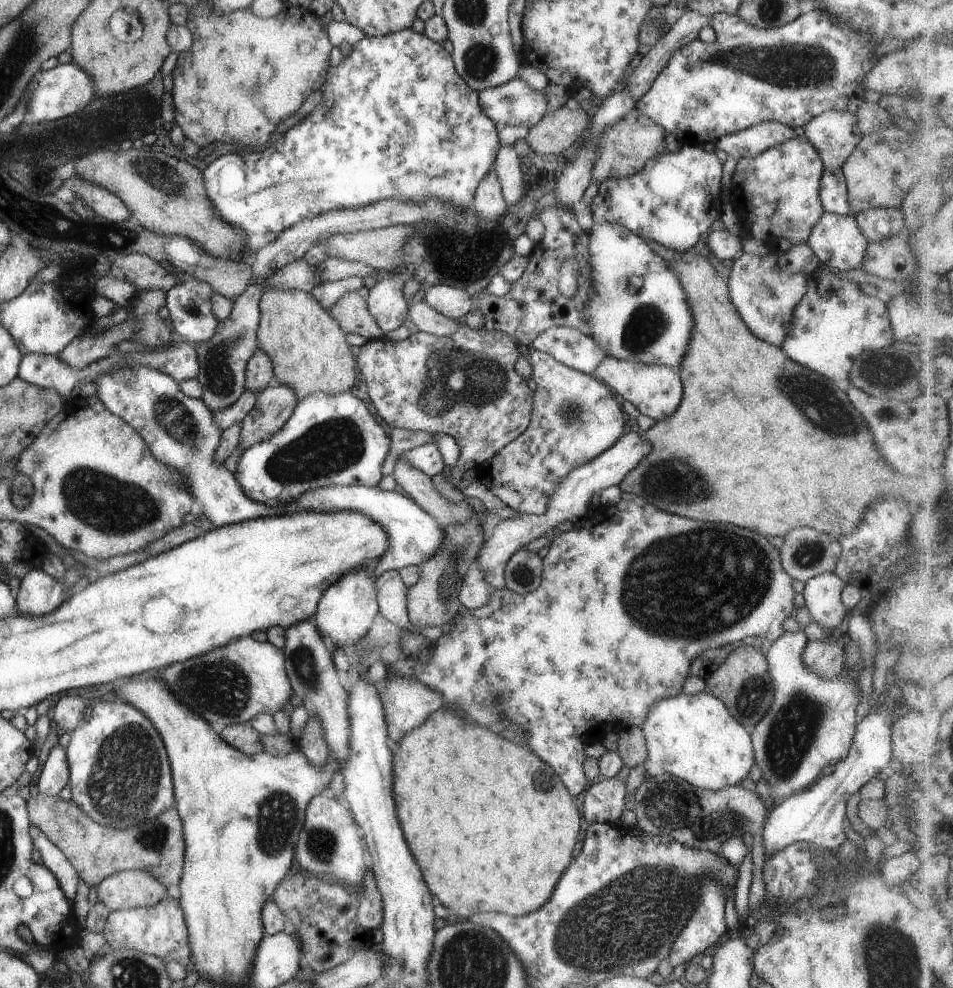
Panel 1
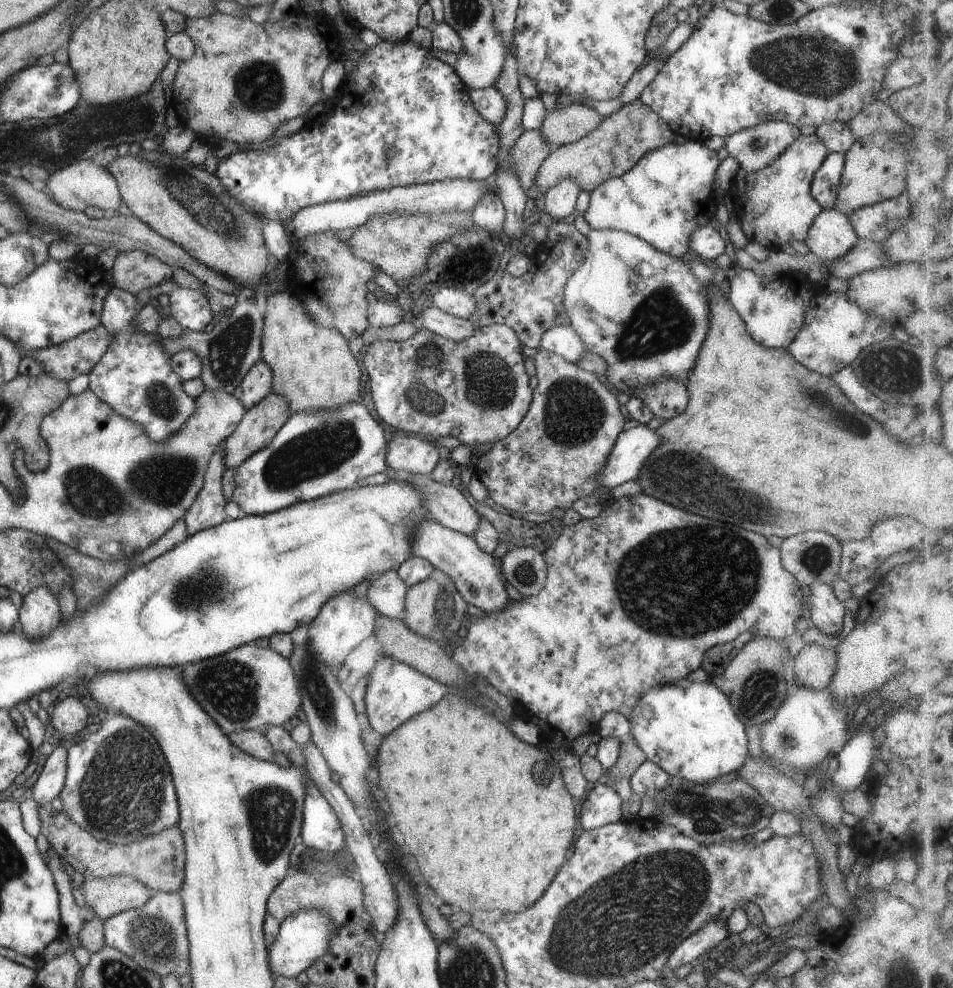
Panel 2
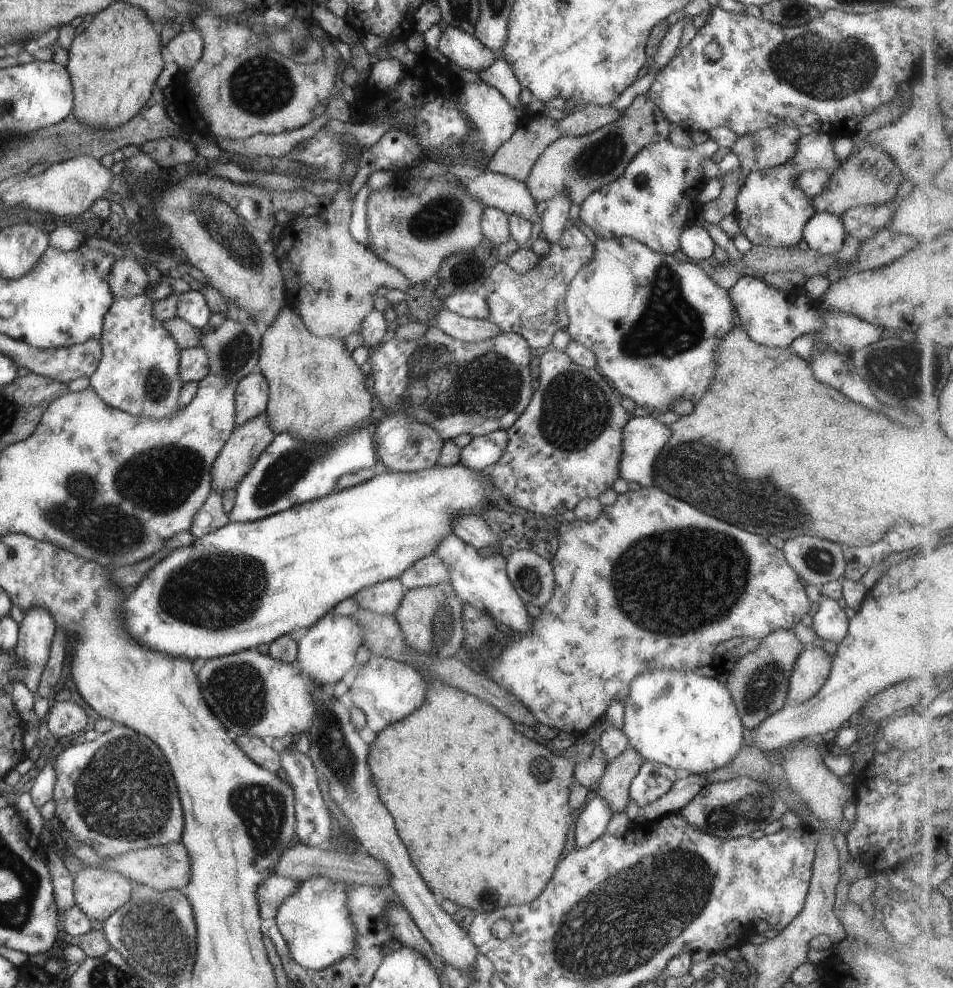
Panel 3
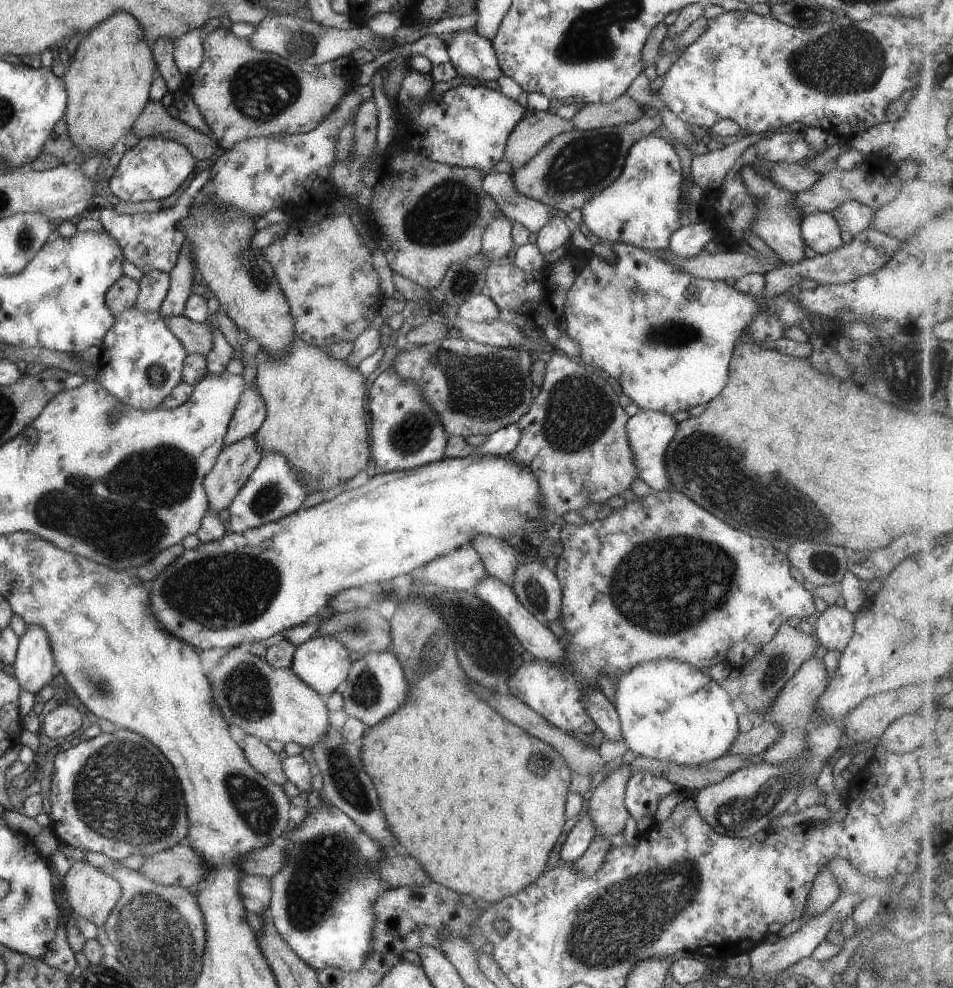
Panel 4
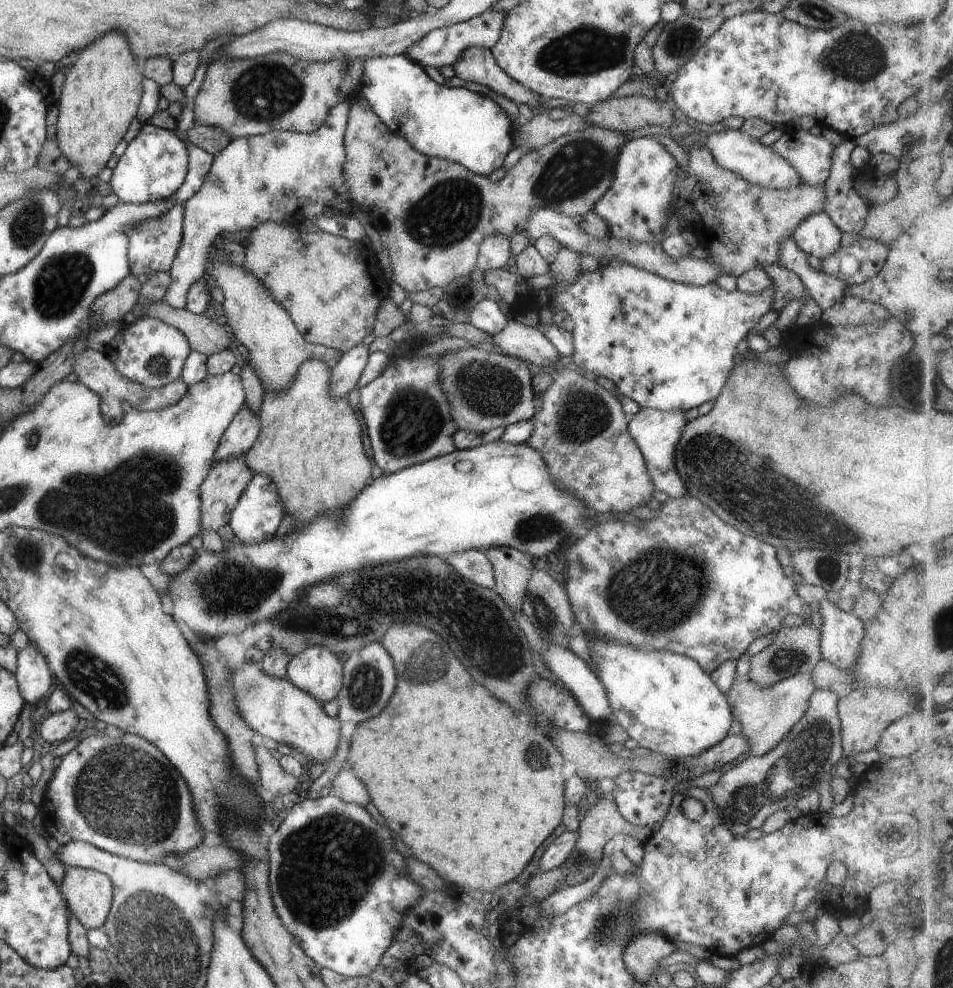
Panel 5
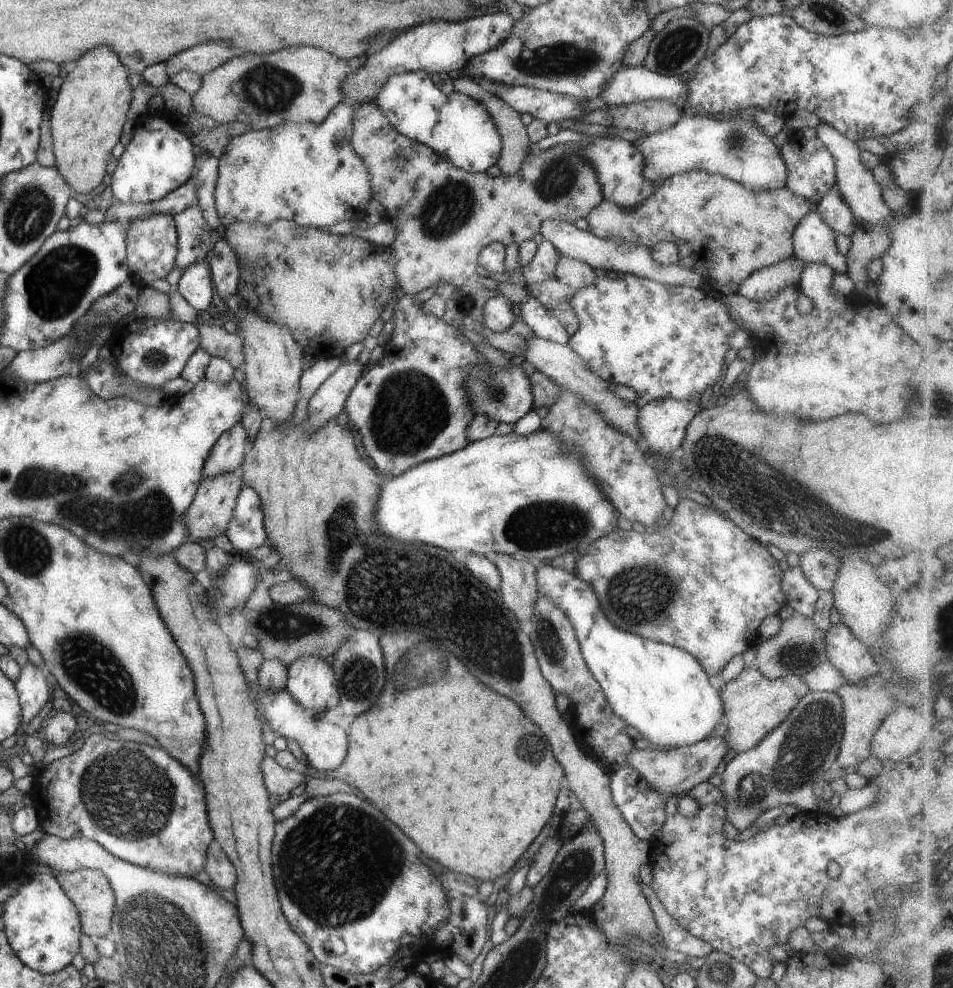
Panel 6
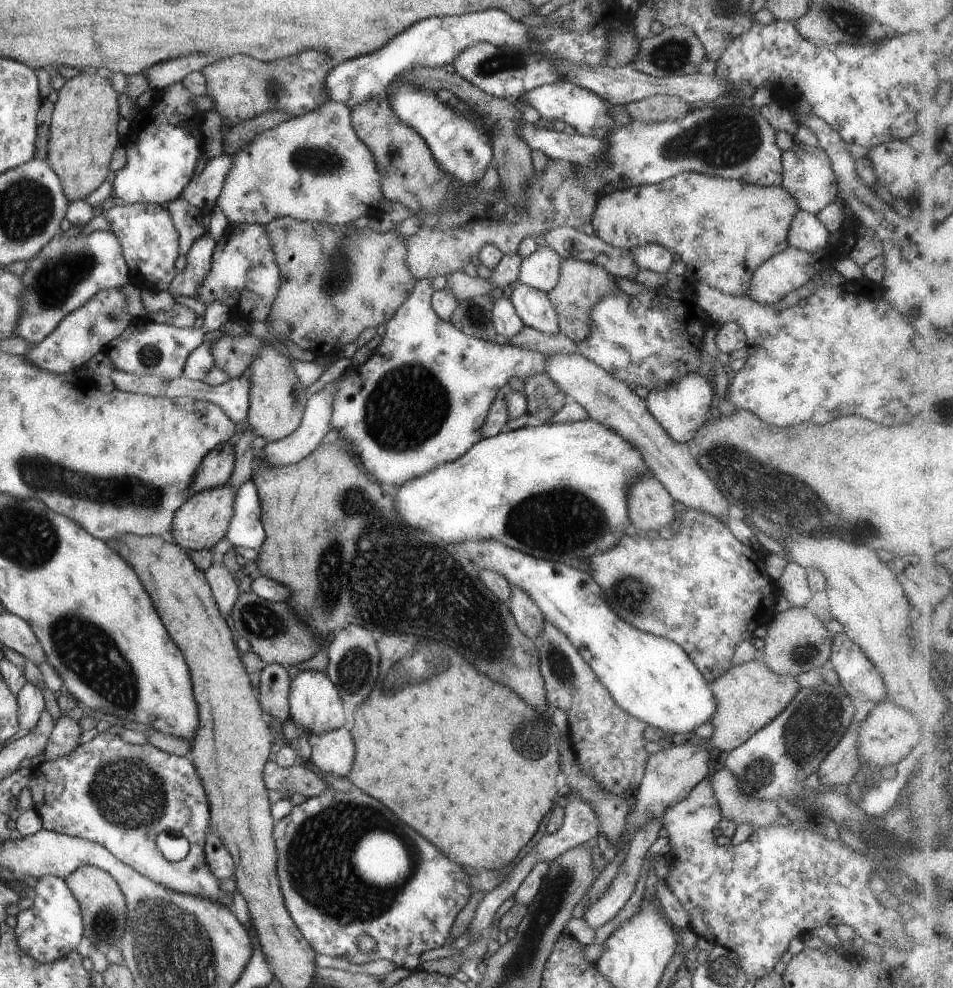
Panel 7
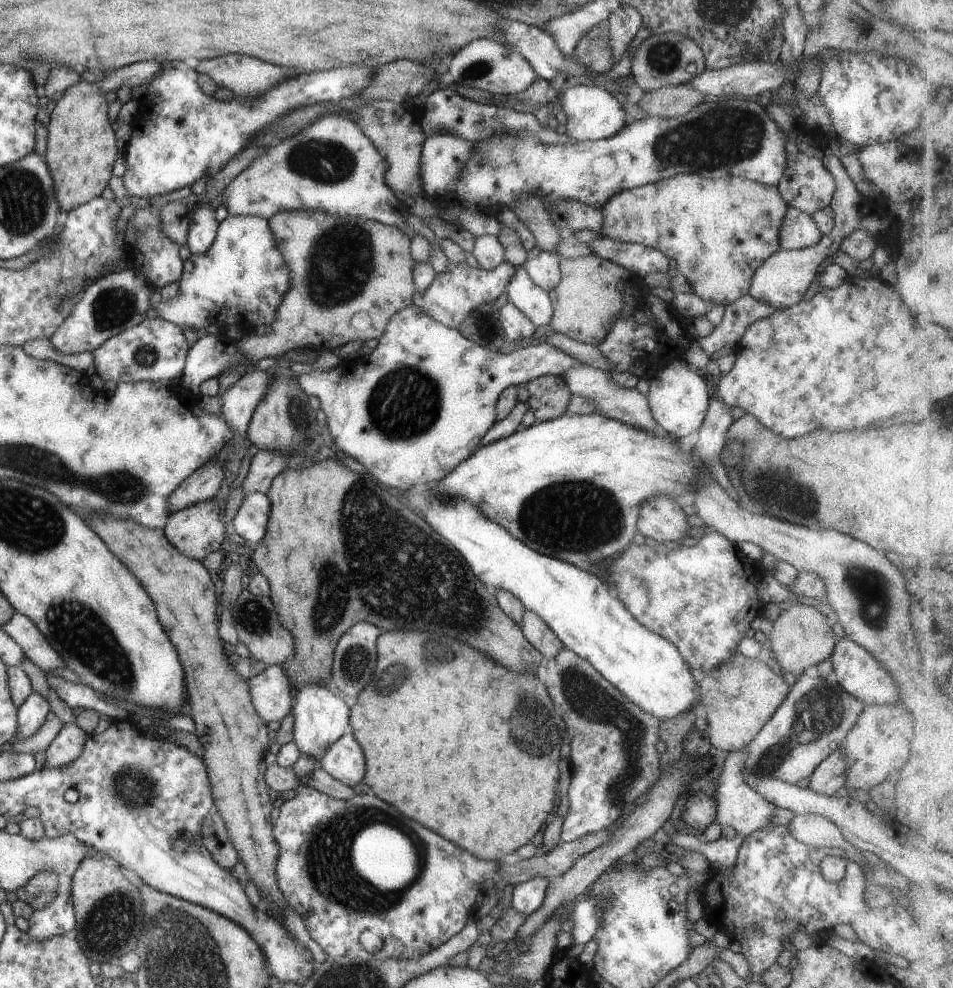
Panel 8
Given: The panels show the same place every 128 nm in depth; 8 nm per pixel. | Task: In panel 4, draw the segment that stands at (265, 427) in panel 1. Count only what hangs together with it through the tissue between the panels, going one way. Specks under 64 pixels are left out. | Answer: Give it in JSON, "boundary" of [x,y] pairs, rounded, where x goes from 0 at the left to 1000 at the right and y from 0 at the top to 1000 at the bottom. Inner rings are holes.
{"boundary":[[[268,439],[234,451],[212,488],[219,518],[229,520],[230,516],[240,513],[276,460],[268,447]]]}

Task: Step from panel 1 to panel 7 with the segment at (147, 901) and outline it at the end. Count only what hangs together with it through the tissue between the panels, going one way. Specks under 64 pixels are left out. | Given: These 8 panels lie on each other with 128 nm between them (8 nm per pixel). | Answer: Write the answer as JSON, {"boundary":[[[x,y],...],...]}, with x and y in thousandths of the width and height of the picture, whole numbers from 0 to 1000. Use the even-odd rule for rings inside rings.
{"boundary":[[[89,876],[80,879],[75,882],[67,890],[70,899],[72,899],[73,904],[77,905],[79,911],[82,913],[85,927],[86,927],[86,945],[89,949],[93,949],[94,955],[99,956],[101,960],[110,961],[121,957],[122,953],[130,945],[130,939],[132,938],[132,915],[131,910],[128,907],[127,900],[124,899],[123,892],[108,880]]]}

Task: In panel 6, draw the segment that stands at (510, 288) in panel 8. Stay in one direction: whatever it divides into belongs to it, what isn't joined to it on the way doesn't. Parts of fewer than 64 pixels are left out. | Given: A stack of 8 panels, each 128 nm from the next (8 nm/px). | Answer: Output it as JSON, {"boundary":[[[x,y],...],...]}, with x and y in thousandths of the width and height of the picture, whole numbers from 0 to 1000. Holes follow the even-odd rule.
{"boundary":[[[555,299],[544,308],[545,319],[542,322],[549,325],[558,335],[561,341],[566,341],[581,347],[594,347],[596,336],[589,327],[574,314],[561,301]]]}

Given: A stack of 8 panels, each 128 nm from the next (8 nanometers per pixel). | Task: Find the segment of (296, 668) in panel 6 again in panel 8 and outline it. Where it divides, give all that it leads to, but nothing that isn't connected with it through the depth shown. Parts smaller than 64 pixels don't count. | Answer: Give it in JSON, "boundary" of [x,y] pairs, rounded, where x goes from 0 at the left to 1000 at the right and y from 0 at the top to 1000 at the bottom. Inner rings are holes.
{"boundary":[[[339,690],[324,691],[312,697],[307,711],[307,750],[316,764],[325,765],[331,769],[331,777],[335,775],[335,767],[340,759],[366,739],[366,717],[360,709],[347,702]]]}

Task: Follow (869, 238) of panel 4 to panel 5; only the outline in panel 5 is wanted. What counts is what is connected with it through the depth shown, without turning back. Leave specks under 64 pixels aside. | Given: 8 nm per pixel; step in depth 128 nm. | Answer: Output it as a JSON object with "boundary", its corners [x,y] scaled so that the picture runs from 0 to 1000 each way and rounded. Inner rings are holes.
{"boundary":[[[685,141],[656,142],[644,164],[639,190],[622,207],[621,214],[636,225],[639,239],[660,245],[695,245],[702,215],[701,204],[711,177],[708,161]],[[901,242],[888,250],[880,250],[860,267],[859,275],[881,281],[890,288],[908,285],[924,273],[932,249],[914,242]],[[639,264],[635,271],[627,270],[623,275],[609,275],[605,281],[591,295],[580,299],[580,306],[584,307],[597,319],[601,325],[600,332],[600,357],[595,366],[603,370],[609,377],[616,374],[622,377],[626,382],[633,381],[646,392],[654,401],[662,403],[668,407],[672,413],[689,414],[693,416],[701,416],[702,414],[712,414],[716,416],[725,415],[732,412],[742,405],[750,404],[756,398],[758,391],[761,389],[765,381],[765,373],[770,368],[771,350],[779,342],[781,342],[796,327],[800,327],[808,318],[808,308],[812,288],[810,285],[800,294],[796,298],[785,299],[771,293],[763,296],[753,289],[750,285],[730,290],[719,286],[703,284],[693,279],[683,277],[682,275],[669,272],[654,264]]]}

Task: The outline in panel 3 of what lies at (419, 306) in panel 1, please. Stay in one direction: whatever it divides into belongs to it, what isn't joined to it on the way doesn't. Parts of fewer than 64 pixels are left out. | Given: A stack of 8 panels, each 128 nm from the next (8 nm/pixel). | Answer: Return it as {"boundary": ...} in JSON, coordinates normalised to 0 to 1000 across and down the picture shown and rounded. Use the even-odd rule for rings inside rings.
{"boundary":[[[467,312],[458,318],[451,328],[461,331],[469,340],[493,347],[517,342],[527,336],[520,328],[514,327],[510,322],[493,323]]]}

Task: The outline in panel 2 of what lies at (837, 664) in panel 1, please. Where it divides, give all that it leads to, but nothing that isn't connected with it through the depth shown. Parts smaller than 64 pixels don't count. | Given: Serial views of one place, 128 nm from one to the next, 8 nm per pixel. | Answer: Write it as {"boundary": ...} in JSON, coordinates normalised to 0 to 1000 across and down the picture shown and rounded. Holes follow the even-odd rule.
{"boundary":[[[846,652],[831,668],[831,683],[838,694],[860,699],[870,692],[877,675],[877,660],[858,652]]]}

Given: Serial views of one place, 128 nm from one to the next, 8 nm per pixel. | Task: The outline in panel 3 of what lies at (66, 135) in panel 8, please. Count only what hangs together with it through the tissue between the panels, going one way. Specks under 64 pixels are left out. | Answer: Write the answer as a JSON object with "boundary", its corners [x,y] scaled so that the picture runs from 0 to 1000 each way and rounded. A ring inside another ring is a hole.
{"boundary":[[[127,1],[114,3],[114,6],[99,14],[98,20],[93,24],[83,26],[83,30],[75,41],[68,67],[77,92],[73,114],[84,124],[102,131],[118,133],[126,129],[130,123],[140,119],[140,116],[144,115],[155,102],[163,86],[163,80],[175,60],[172,52],[169,51],[165,25],[155,19],[150,8]]]}

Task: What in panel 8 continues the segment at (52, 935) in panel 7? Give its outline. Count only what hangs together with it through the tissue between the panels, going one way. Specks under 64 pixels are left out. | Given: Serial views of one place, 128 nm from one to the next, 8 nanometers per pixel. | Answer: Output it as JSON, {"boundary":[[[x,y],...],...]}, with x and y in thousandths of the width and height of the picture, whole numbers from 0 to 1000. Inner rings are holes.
{"boundary":[[[61,906],[42,922],[35,922],[30,929],[27,944],[37,951],[58,946],[67,946],[77,941],[79,935],[78,919],[73,907]]]}

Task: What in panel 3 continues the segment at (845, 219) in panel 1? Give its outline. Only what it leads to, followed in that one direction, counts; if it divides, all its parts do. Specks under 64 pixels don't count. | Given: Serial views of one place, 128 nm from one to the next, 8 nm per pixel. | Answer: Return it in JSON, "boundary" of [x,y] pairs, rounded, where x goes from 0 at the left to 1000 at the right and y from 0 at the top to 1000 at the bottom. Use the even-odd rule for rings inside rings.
{"boundary":[[[855,214],[842,231],[842,243],[860,258],[878,256],[887,238],[882,220],[866,214]]]}

